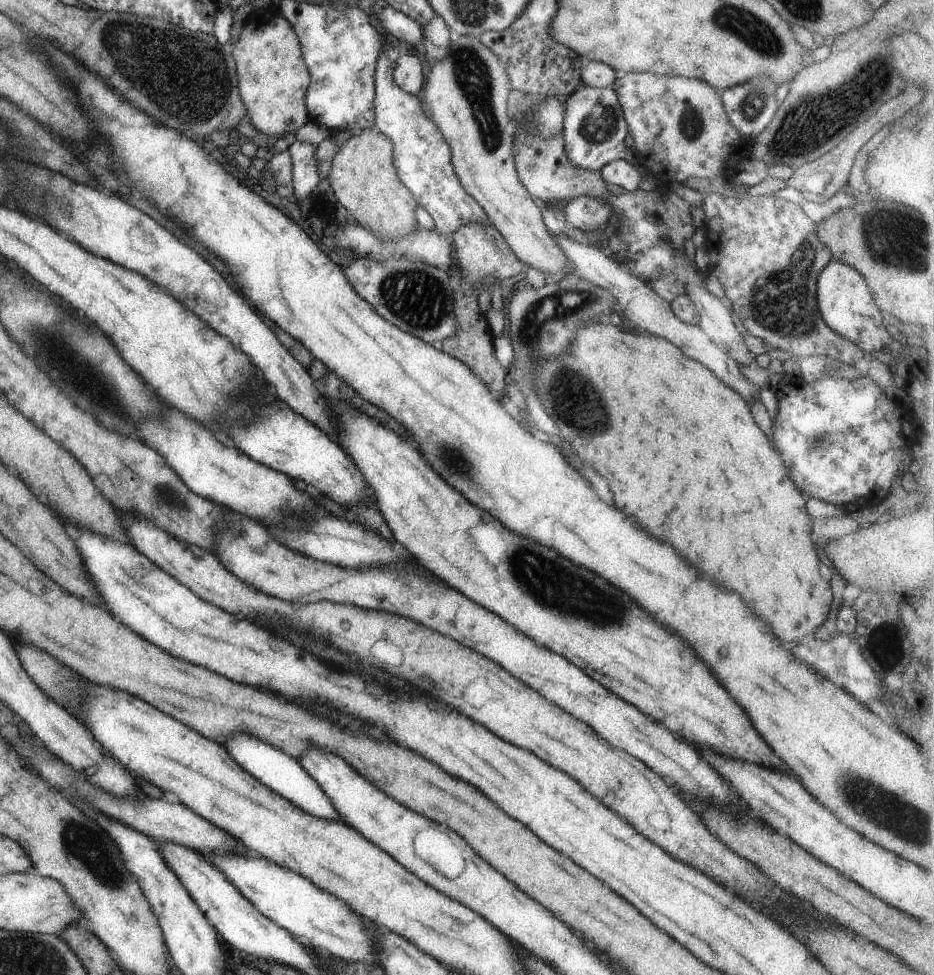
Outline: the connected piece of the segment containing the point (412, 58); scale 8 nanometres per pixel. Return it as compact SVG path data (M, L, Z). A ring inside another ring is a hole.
M402 54L394 68L394 82L404 91L420 95L425 83L426 66L422 55Z

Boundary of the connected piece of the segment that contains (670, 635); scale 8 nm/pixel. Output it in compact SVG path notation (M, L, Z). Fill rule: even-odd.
M338 400L332 406L332 412L336 414L334 418L338 428L336 442L352 458L356 468L362 472L366 484L372 488L372 494L378 502L378 510L386 518L386 524L392 528L394 538L400 544L408 546L416 560L424 562L426 570L442 576L442 580L450 588L458 588L466 598L498 614L500 618L516 626L516 630L538 642L541 647L560 654L574 666L585 671L590 678L602 682L606 690L616 692L622 700L638 706L644 714L648 712L652 718L662 722L678 737L695 746L712 748L716 754L722 754L732 760L752 762L786 772L784 762L756 732L746 710L728 694L728 690L722 684L718 684L718 678L708 668L708 664L696 656L692 646L680 634L672 632L664 624L660 626L660 622L654 620L636 600L632 600L630 594L610 584L596 572L574 564L560 552L540 546L538 542L528 540L516 532L502 530L506 528L504 524L500 524L494 516L488 516L488 512L482 512L478 506L470 504L440 474L436 474L420 450L410 446L396 432L388 430L386 426L380 426L380 422L360 412L352 404ZM598 622L606 630L598 630Z

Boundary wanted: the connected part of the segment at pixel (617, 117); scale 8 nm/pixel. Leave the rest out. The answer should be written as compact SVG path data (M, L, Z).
M585 85L569 95L565 102L564 142L568 160L574 166L598 172L605 164L616 159L627 159L636 163L633 150L624 143L628 135L628 123L613 86L598 88Z

